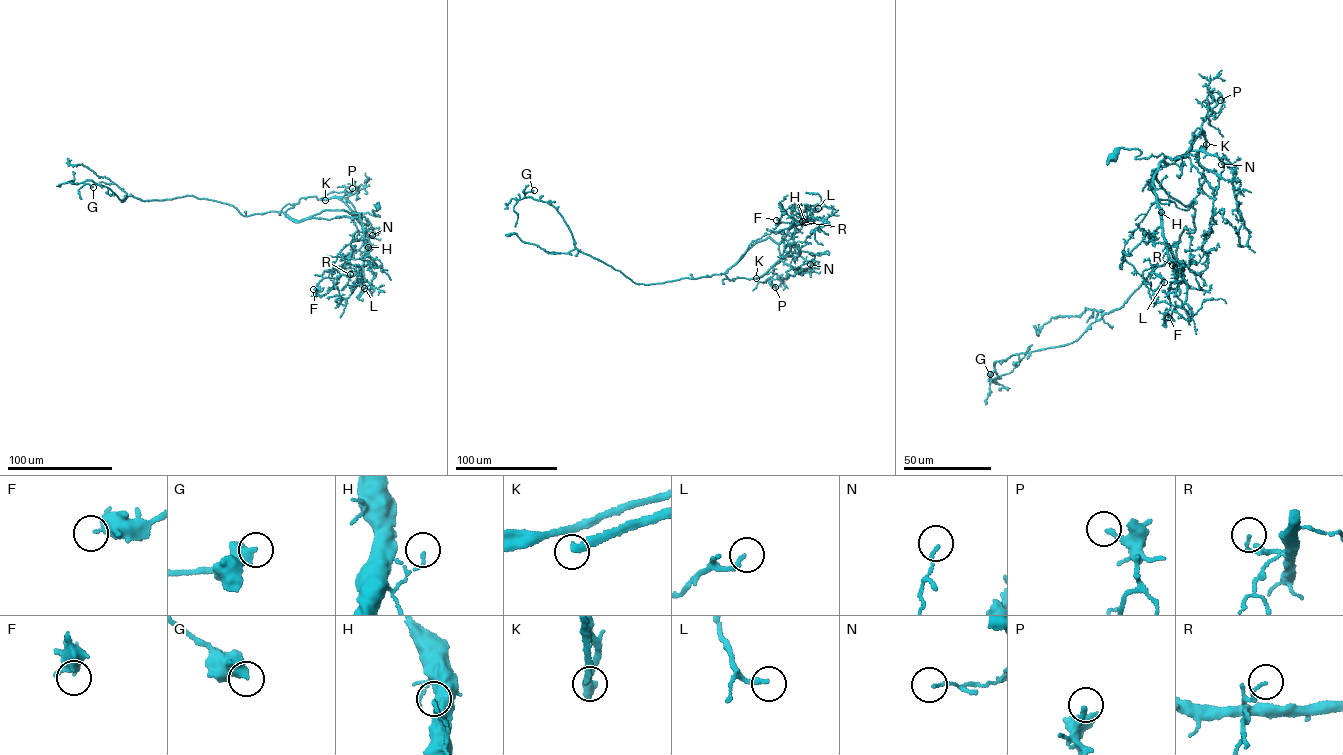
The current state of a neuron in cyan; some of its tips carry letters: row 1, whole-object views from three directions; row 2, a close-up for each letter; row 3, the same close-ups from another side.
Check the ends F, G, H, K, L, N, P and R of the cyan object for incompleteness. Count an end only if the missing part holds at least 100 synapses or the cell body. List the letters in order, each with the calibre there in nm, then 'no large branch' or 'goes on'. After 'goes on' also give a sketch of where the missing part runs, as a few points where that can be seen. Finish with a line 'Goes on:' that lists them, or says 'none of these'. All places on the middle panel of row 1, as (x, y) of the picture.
F: 240 nm thick; no large branch
G: 500 nm thick; no large branch
H: 100 nm thick; no large branch
K: 240 nm thick; goes on; missing branch runs (756, 278), (746, 279), (772, 283), (780, 274), (780, 262)
L: 200 nm thick; no large branch
N: 110 nm thick; no large branch
P: 180 nm thick; no large branch
R: 80 nm thick; no large branch
Goes on: K

